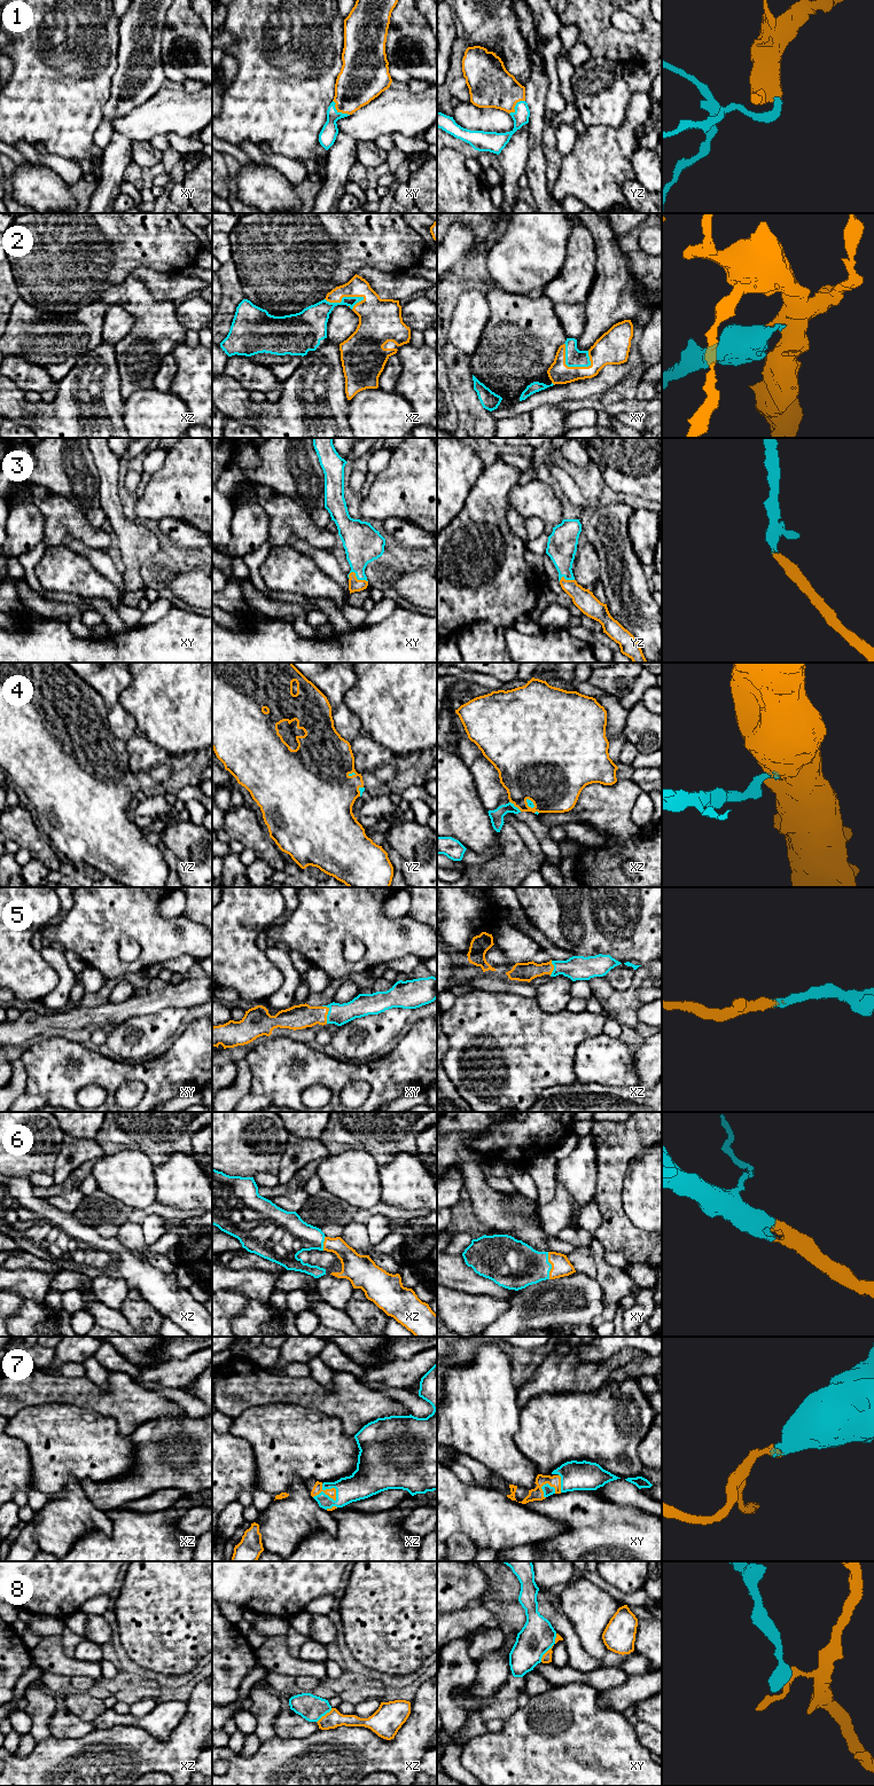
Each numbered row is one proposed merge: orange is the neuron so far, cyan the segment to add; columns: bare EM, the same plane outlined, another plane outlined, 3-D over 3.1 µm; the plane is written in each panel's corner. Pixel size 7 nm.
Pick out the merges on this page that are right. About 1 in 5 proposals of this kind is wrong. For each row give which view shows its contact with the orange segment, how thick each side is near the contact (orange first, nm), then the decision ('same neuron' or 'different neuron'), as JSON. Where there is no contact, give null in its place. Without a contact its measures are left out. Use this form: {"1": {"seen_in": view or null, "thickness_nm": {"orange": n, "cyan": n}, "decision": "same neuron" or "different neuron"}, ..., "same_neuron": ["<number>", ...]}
{"1": {"seen_in": "xy", "thickness_nm": {"orange": 300, "cyan": 120}, "decision": "same neuron"}, "2": {"seen_in": "xy", "thickness_nm": {"orange": 160, "cyan": 130}, "decision": "same neuron"}, "3": {"seen_in": "xy", "thickness_nm": {"orange": 90, "cyan": 260}, "decision": "same neuron"}, "4": {"seen_in": "xz", "thickness_nm": {"orange": 360, "cyan": 100}, "decision": "same neuron"}, "5": {"seen_in": "xy", "thickness_nm": {"orange": 170, "cyan": 150}, "decision": "same neuron"}, "6": {"seen_in": "xy", "thickness_nm": {"orange": 140, "cyan": 320}, "decision": "same neuron"}, "7": {"seen_in": "xz", "thickness_nm": {"orange": 70, "cyan": 190}, "decision": "same neuron"}, "8": {"seen_in": "xy", "thickness_nm": {"orange": 70, "cyan": 240}, "decision": "different neuron"}, "same_neuron": ["1", "2", "3", "4", "5", "6", "7"]}

